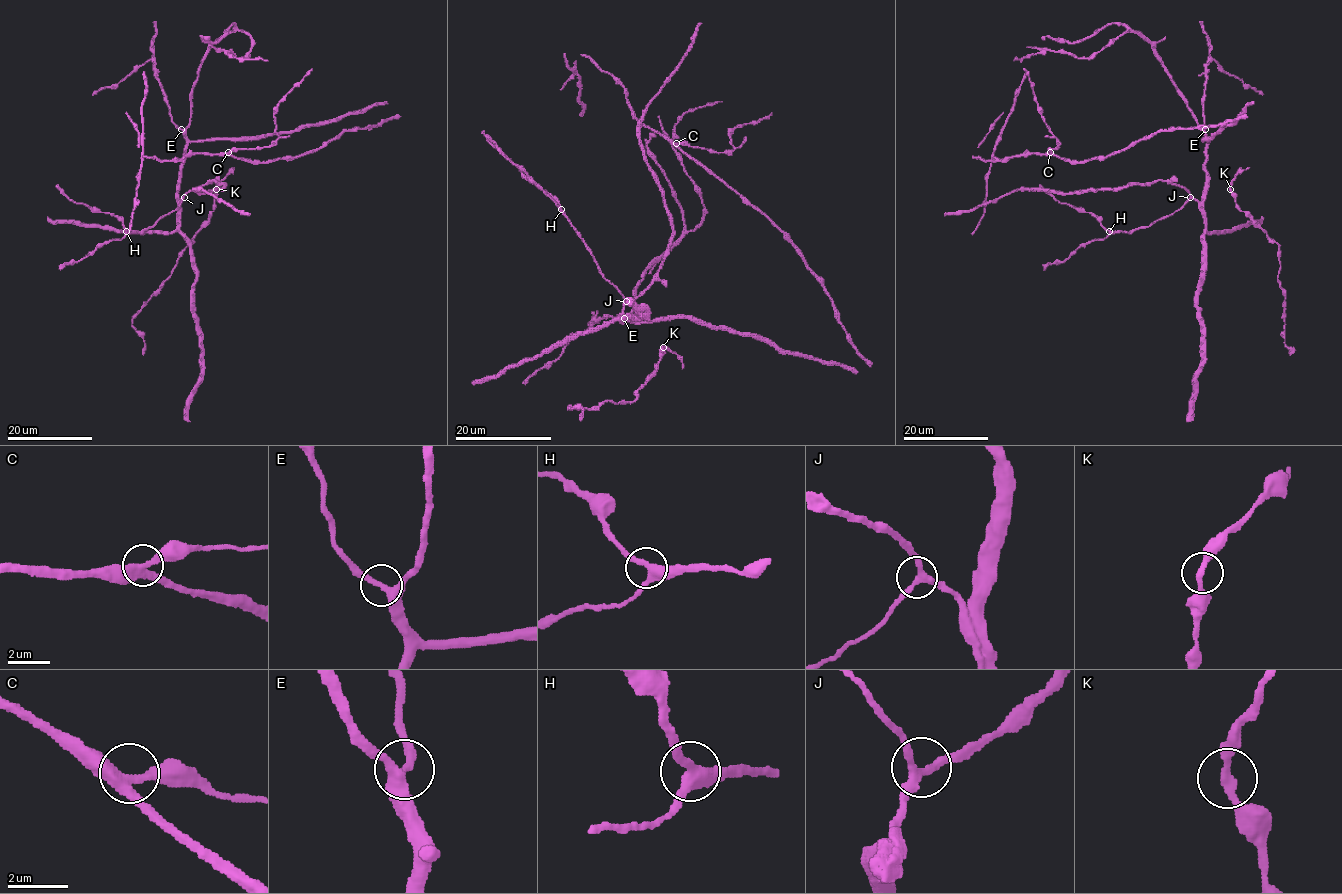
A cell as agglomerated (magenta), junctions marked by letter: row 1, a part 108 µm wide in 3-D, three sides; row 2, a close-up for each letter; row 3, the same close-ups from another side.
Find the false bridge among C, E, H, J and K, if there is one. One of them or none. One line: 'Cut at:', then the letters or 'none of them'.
Cut at: none of them

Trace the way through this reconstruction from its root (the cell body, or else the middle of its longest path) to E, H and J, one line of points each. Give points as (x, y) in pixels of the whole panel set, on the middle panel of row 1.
E: (813, 359), (780, 352), (751, 336), (712, 329), (687, 318), (655, 318), (643, 322), (624, 318)
H: (813, 359), (687, 318), (622, 319), (624, 296), (604, 277), (561, 209)
J: (813, 359), (687, 318), (622, 319), (619, 314), (626, 301)

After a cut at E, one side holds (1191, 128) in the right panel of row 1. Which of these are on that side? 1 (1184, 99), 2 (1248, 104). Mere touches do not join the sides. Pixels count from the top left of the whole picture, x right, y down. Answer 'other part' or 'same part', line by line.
1: same part
2: same part

